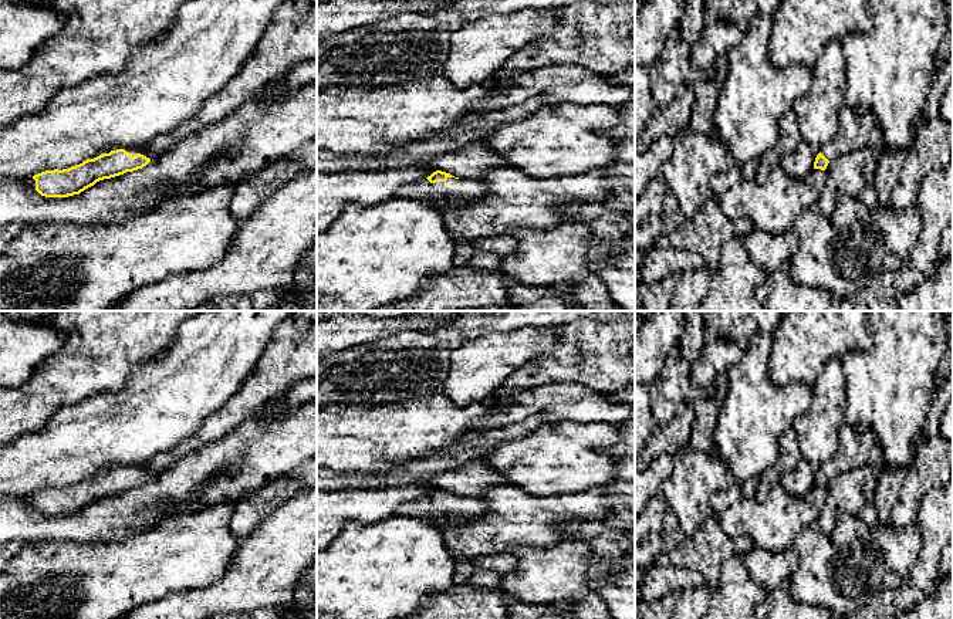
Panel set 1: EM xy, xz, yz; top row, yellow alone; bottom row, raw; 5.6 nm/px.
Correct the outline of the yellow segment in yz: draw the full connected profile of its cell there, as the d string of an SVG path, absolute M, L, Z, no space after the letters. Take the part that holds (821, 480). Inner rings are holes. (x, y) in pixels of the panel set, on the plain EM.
M842 426L838 451L821 464L814 487L825 488L837 474L864 464L881 464L881 447L876 436L865 427Z

